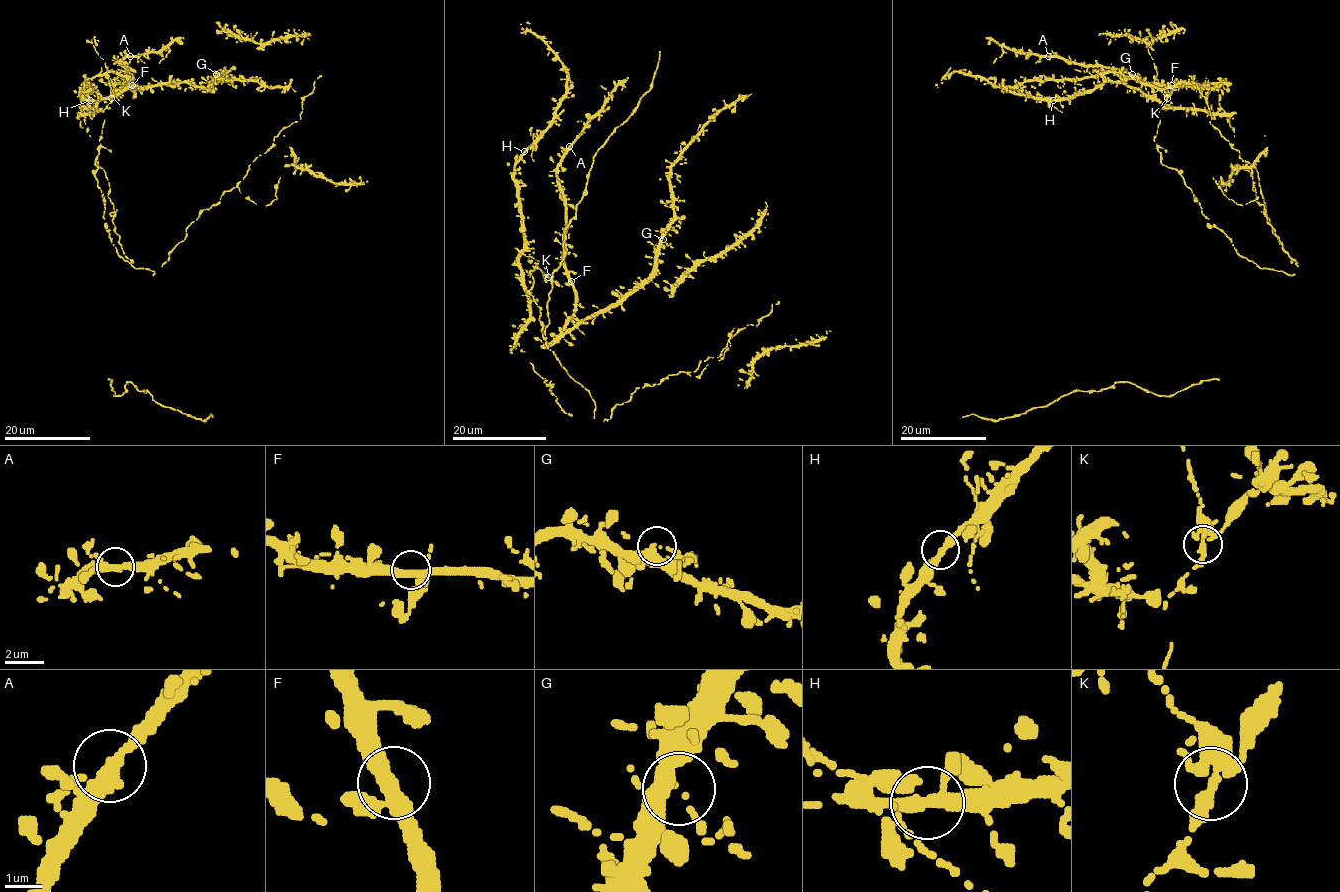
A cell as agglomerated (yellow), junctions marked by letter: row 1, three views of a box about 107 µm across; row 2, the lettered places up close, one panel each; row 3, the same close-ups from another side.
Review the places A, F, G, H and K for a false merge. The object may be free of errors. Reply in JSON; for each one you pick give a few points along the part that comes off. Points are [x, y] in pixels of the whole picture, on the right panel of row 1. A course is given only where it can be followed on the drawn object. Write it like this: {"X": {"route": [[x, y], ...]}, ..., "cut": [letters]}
{"K": {"route": [[1166, 98], [1148, 52], [1148, 37], [1152, 40], [1151, 45]]}, "cut": ["K"]}

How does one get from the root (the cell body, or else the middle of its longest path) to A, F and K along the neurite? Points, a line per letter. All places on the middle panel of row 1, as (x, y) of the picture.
A: (539, 318), (529, 292), (535, 262), (559, 285), (570, 282), (564, 265), (565, 206), (557, 175), (569, 146)
F: (539, 318), (539, 308), (529, 292), (533, 281), (530, 271), (535, 268), (535, 262), (559, 285), (571, 281)
K: (539, 318), (539, 308), (529, 292), (533, 281), (530, 271), (535, 268), (535, 262), (548, 276)

